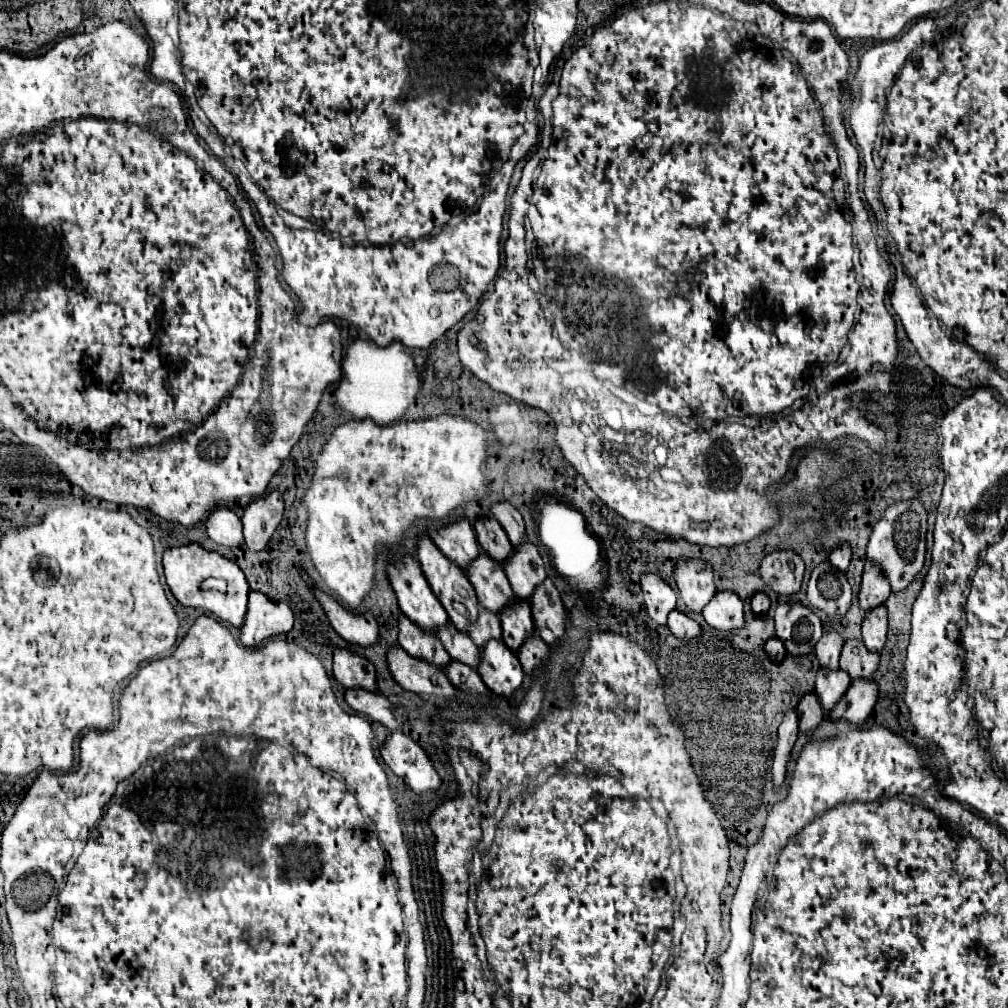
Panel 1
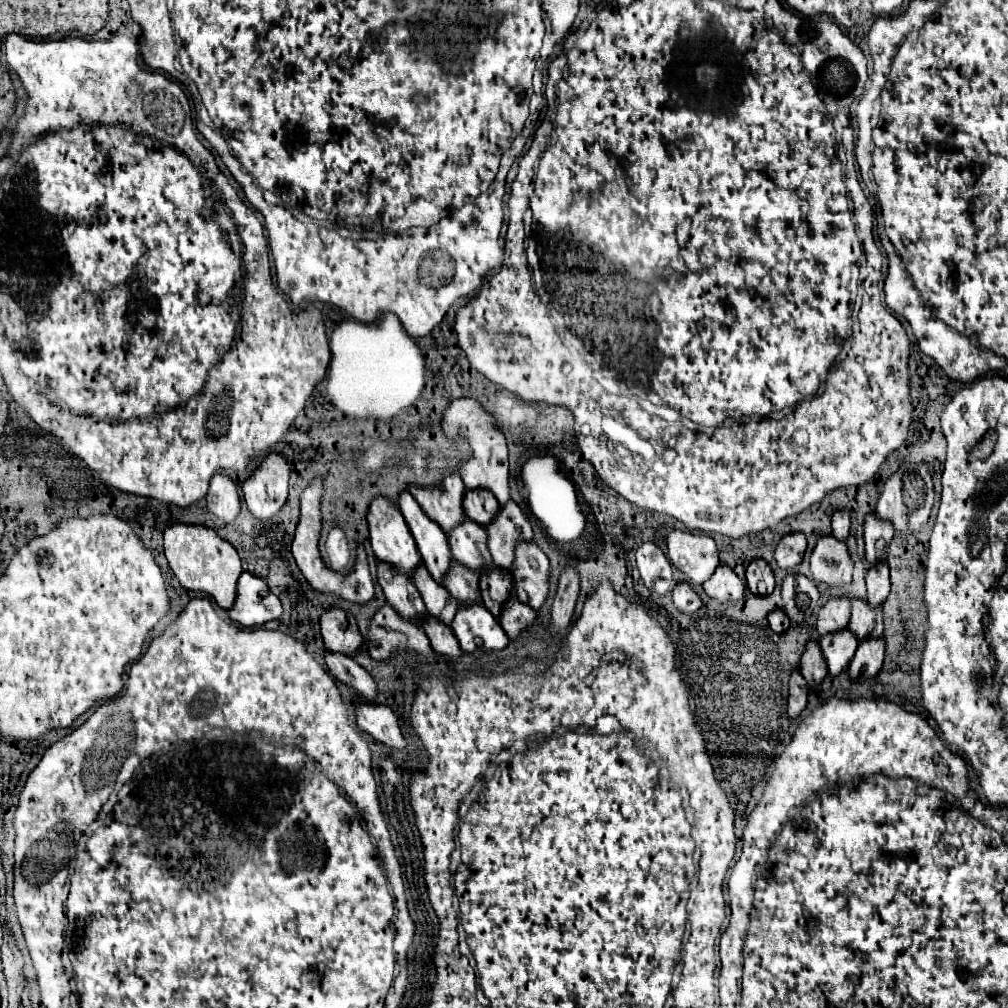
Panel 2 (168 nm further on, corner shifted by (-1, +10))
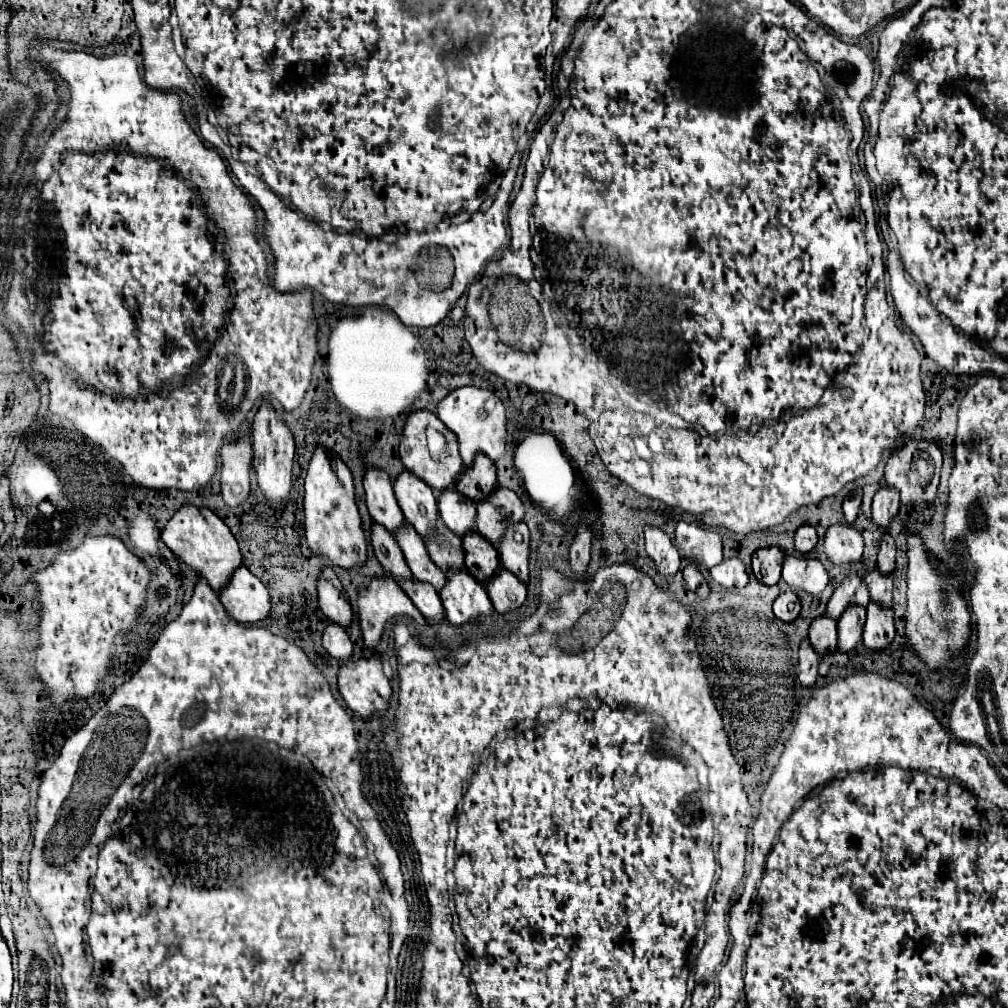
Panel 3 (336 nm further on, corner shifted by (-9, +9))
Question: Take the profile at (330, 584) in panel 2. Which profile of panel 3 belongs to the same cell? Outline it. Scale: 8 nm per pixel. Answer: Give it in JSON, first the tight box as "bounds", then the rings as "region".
{"bounds":[304,445,366,567],"region":[[[322,445],[314,449],[306,475],[306,497],[304,497],[304,525],[306,539],[314,553],[326,557],[332,565],[354,567],[366,561],[366,539],[360,525],[360,515],[354,503],[352,473],[346,463],[328,453]]]}

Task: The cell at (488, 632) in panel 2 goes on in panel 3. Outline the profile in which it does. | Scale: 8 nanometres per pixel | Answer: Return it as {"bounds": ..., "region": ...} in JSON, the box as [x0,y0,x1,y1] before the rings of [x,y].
{"bounds":[438,571,494,625],"region":[[[454,571],[454,575],[446,575],[446,587],[438,591],[438,595],[452,625],[462,625],[480,615],[494,613],[486,589],[466,571]]]}

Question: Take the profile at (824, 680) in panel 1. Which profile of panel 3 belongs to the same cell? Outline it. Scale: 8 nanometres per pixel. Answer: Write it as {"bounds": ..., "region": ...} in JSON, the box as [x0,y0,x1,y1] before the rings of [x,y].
{"bounds":[838,605,866,653],"region":[[[850,605],[838,619],[838,649],[848,653],[862,639],[862,627],[866,619],[866,607]]]}

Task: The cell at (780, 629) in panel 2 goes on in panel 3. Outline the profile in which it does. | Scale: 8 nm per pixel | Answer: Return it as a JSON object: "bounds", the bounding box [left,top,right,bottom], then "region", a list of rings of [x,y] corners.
{"bounds":[774,591,800,623],"region":[[[784,591],[774,601],[774,615],[786,623],[794,621],[800,613],[800,599],[794,591]]]}

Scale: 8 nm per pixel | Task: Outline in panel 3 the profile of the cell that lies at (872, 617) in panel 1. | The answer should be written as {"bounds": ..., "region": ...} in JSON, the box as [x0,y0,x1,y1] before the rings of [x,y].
{"bounds":[878,533,896,575],"region":[[[884,533],[880,541],[880,551],[878,551],[878,569],[886,575],[894,571],[894,555],[896,555],[896,541],[892,535]]]}

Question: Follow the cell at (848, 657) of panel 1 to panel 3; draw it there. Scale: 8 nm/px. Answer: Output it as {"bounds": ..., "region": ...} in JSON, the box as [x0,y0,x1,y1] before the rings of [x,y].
{"bounds":[864,567,892,607],"region":[[[874,567],[864,575],[864,581],[868,583],[870,597],[874,601],[878,601],[884,607],[892,607],[892,575],[882,575],[878,567]]]}

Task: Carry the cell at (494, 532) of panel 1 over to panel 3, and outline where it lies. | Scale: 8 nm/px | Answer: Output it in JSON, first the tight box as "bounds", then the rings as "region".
{"bounds":[458,455,496,501],"region":[[[478,455],[474,459],[474,467],[466,467],[462,471],[462,479],[458,479],[458,491],[462,491],[472,501],[486,499],[496,487],[496,467],[486,459],[486,455]]]}

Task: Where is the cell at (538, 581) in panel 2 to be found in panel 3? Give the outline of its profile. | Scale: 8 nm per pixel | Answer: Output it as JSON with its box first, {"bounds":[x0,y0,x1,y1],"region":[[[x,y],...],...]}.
{"bounds":[498,523,530,583],"region":[[[510,523],[502,535],[502,543],[498,545],[498,557],[502,559],[502,567],[514,571],[522,583],[528,583],[528,547],[530,533],[526,523]]]}

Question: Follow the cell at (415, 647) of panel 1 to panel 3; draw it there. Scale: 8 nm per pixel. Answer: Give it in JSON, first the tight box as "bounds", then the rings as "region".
{"bounds":[370,521,410,571],"region":[[[372,521],[370,543],[372,543],[372,549],[376,553],[376,559],[382,563],[382,567],[386,571],[410,571],[398,543],[380,523]]]}

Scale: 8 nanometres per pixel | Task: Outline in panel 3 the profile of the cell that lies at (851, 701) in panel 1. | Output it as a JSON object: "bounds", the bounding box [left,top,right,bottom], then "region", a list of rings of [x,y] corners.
{"bounds":[862,603,894,649],"region":[[[868,603],[866,611],[868,617],[864,623],[862,643],[868,649],[890,647],[894,639],[894,611],[886,607],[878,607],[878,603]]]}

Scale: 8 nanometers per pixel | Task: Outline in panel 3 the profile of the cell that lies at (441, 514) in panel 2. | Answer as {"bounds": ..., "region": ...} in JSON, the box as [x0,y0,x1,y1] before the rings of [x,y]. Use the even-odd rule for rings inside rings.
{"bounds":[400,409,464,491],"region":[[[426,409],[410,411],[410,413],[406,415],[404,433],[402,433],[402,441],[400,441],[400,459],[402,459],[402,463],[404,463],[404,467],[406,467],[408,471],[412,471],[412,473],[418,475],[420,479],[424,479],[434,491],[444,491],[444,489],[454,487],[460,471],[464,469],[464,463],[462,463],[462,457],[460,457],[460,453],[458,453],[458,443],[456,443],[456,439],[454,439],[454,433],[452,433],[452,431],[446,431],[444,423],[442,423],[432,411],[426,411]],[[430,429],[438,431],[438,433],[446,439],[446,445],[444,445],[444,449],[440,451],[440,455],[432,455],[432,453],[430,453],[428,441],[426,441],[426,435],[428,435]]]}

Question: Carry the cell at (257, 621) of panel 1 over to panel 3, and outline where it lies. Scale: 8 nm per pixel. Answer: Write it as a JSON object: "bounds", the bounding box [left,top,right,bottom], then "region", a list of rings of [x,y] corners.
{"bounds":[218,565,270,623],"region":[[[244,565],[234,571],[230,583],[218,591],[224,609],[240,623],[256,623],[270,615],[270,595],[262,581],[254,577]]]}

